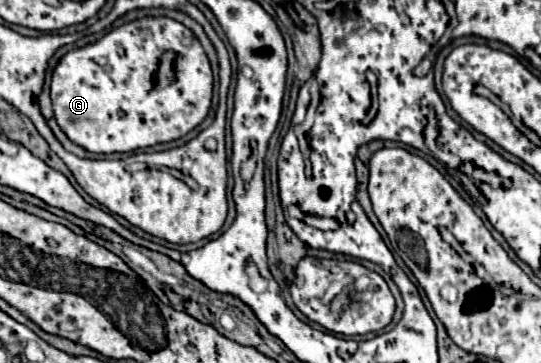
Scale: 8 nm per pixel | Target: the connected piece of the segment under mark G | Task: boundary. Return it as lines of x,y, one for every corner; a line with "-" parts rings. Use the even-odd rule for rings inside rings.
143,18
113,28
99,42
65,54
53,72
51,100
59,126
73,142
87,148
89,152
111,154
133,152
137,148
147,148
185,136
207,116
211,104
211,90
213,74
195,34
181,22
175,22
171,18
-
167,50
177,52
177,82
167,88
155,88
159,58

